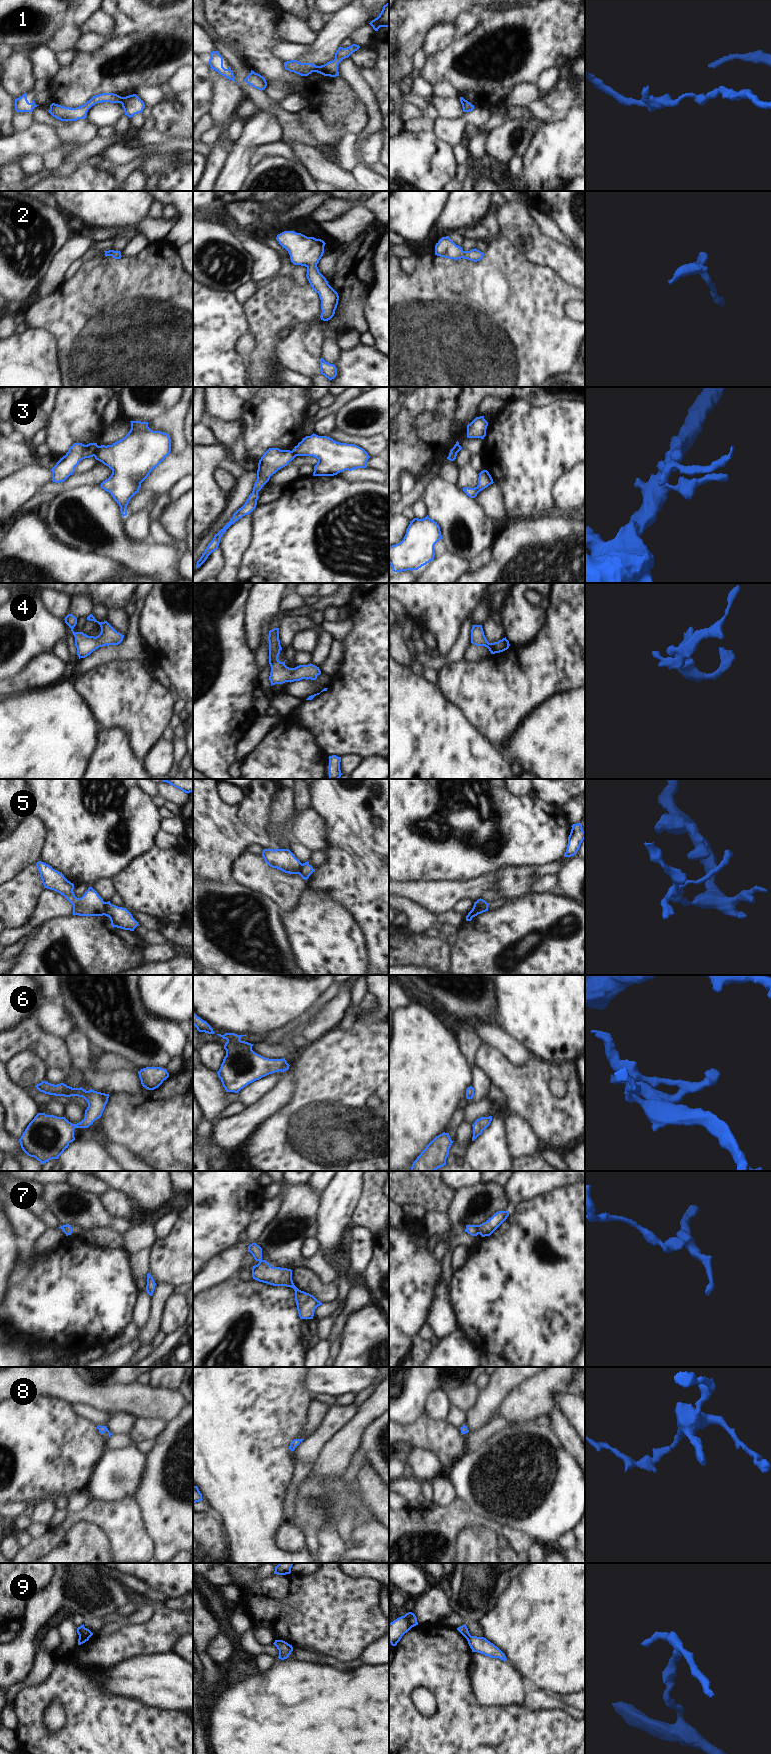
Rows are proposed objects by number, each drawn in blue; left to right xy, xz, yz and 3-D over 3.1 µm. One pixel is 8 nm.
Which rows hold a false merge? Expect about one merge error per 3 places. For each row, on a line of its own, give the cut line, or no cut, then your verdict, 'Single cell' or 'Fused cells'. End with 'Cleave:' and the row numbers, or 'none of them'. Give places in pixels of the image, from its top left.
1: Split along xy (122, 97), (119, 102). Fused cells
2: No split. Single cell
3: Split along xy (98, 446), (93, 455). Fused cells
4: No split. Single cell
5: Split along xy (105, 902), (105, 912), (103, 914). Fused cells
6: No split. Single cell
7: Split along yz (478, 1225), (479, 1233). Fused cells
8: No split. Single cell
9: Split along xy (79, 1635), (89, 1637). Fused cells
Cleave: 1, 3, 5, 7, 9.

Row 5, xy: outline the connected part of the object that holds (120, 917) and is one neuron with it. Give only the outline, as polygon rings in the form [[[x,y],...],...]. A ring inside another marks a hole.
[[[110,901],[105,902],[105,905],[106,911],[104,915],[110,918],[113,928],[117,927],[124,930],[134,931],[139,925],[126,908],[115,906],[111,904]]]

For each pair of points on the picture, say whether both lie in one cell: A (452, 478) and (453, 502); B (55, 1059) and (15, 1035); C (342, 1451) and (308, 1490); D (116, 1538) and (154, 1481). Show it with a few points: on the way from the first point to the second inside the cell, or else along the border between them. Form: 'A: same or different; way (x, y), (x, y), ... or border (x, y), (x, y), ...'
A: different; border (439, 477), (456, 485)
B: same; way (45, 1049), (32, 1037), (25, 1036)
C: different; border (341, 1476), (322, 1482), (306, 1477)
D: different; border (134, 1498), (141, 1511), (143, 1524), (146, 1527)

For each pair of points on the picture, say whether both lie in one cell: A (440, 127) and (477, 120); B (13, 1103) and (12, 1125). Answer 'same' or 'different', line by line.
A: same
B: same

